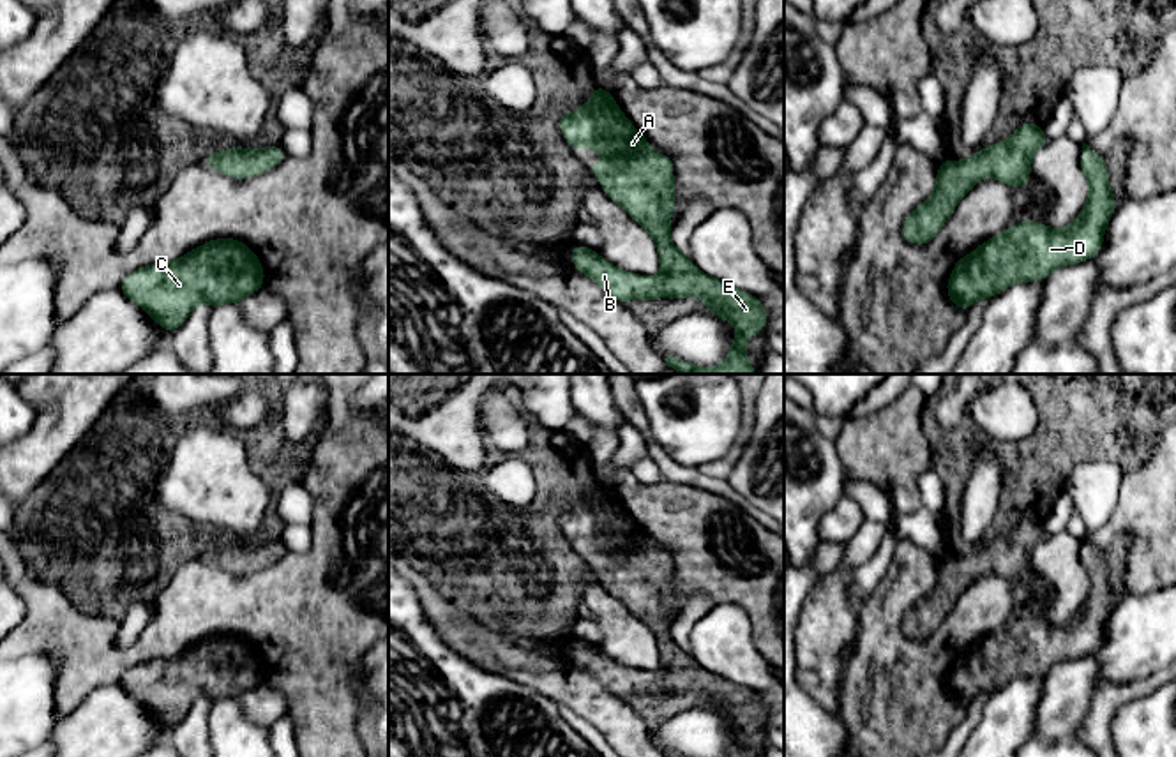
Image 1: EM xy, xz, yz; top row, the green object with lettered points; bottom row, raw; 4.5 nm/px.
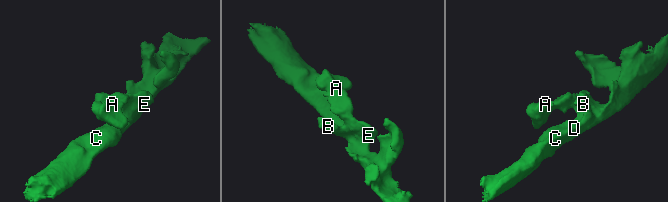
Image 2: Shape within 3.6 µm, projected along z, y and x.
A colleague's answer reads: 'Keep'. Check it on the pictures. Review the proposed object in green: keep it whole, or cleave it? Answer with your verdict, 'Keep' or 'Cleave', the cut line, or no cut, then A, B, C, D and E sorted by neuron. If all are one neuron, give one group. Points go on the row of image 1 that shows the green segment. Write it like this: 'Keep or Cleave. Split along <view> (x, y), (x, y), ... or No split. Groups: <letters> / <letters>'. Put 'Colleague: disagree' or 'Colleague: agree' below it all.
Keep. No split. Groups: A B C D E
Colleague: agree

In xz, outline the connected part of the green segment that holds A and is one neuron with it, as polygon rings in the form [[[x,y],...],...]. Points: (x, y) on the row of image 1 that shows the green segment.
[[[599,85],[583,108],[558,116],[558,124],[570,148],[592,148],[614,159],[590,162],[586,169],[600,176],[606,196],[655,240],[662,272],[655,277],[636,275],[609,265],[583,245],[570,249],[574,266],[616,302],[701,296],[708,314],[720,316],[740,330],[733,337],[731,351],[720,367],[697,367],[666,355],[667,367],[680,374],[756,374],[743,344],[750,335],[765,332],[768,311],[759,298],[697,270],[673,245],[673,161],[648,146],[648,139],[629,122],[611,92]]]

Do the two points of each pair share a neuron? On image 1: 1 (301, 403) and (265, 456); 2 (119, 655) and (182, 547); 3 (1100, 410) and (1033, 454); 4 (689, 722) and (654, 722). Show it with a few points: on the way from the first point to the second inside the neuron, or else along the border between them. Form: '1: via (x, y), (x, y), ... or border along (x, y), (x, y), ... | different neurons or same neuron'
1: via (299, 415), (278, 443) | same neuron
2: border along (180, 567), (156, 606) | different neurons
3: via (1085, 417), (1049, 452) | same neuron
4: border along (701, 708), (680, 710), (652, 731) | different neurons

